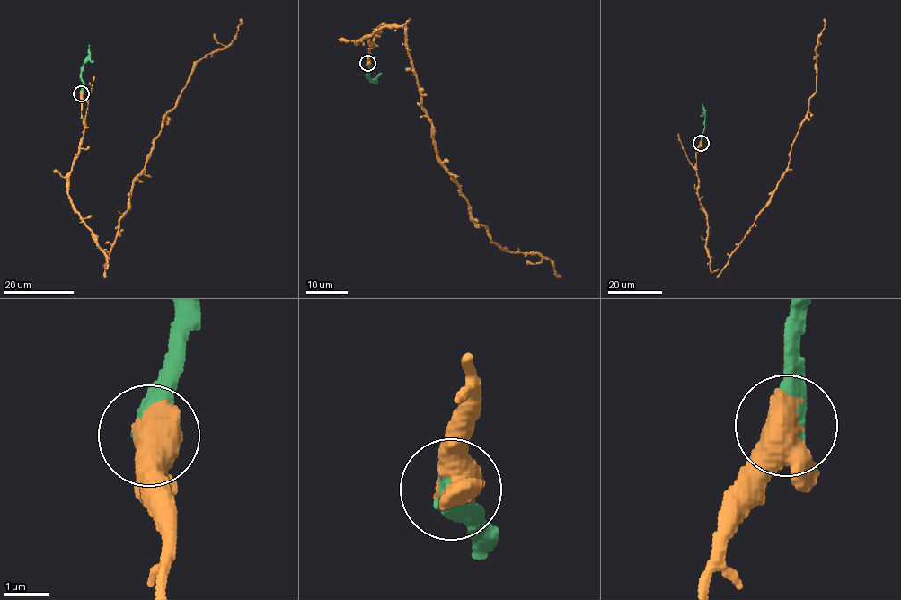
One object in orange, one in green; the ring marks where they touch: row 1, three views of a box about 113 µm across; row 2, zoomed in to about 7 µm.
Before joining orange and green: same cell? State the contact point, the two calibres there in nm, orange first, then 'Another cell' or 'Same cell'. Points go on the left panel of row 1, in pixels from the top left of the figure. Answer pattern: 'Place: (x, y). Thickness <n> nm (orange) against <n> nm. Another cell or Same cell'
Place: (81, 93). Thickness 600 nm (orange) against 600 nm. Same cell

